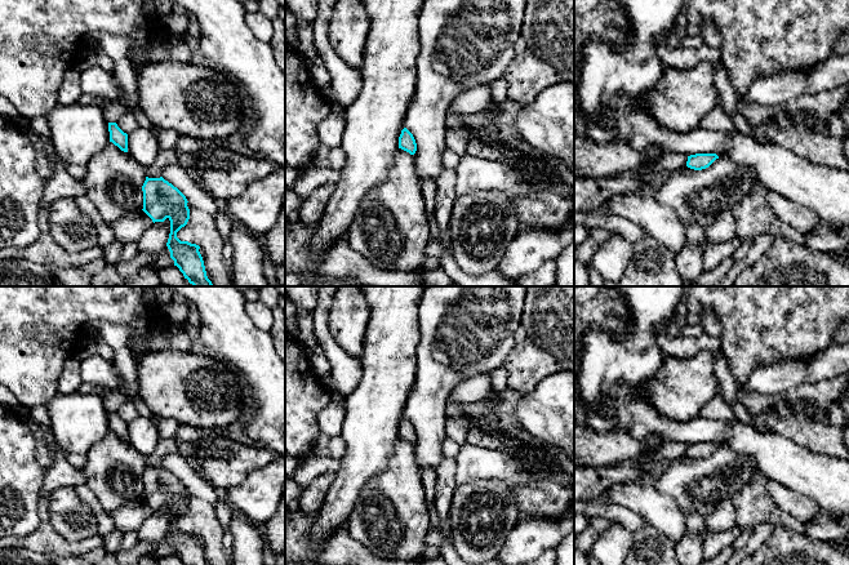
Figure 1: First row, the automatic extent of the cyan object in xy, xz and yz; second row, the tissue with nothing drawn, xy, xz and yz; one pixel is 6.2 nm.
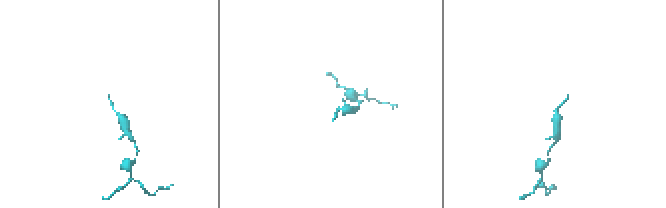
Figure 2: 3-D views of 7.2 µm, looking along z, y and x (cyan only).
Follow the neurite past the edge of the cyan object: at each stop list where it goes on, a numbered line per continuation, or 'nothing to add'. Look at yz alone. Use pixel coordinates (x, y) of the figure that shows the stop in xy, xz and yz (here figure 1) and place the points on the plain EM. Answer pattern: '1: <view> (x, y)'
nothing to add

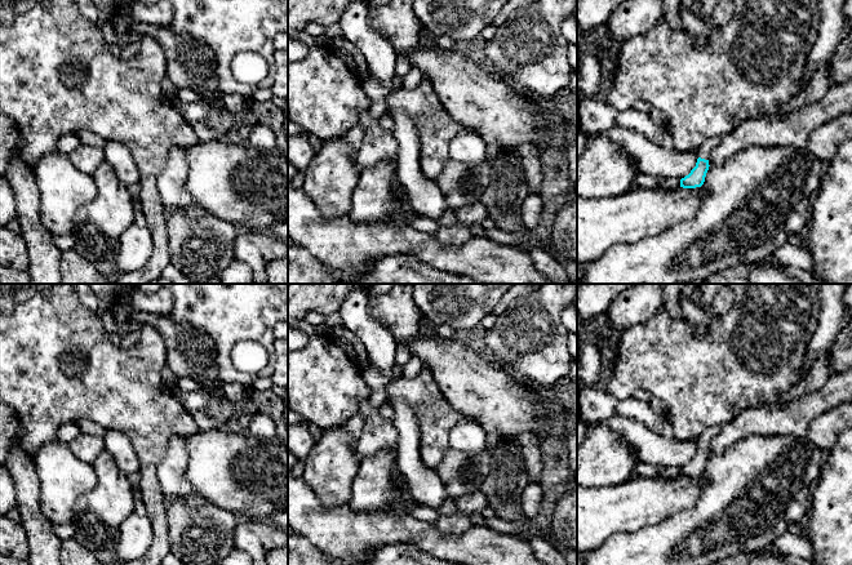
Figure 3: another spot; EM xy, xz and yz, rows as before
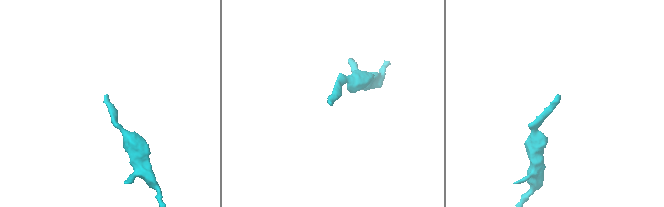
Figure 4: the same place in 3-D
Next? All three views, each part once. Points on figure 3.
1: yz (704, 440)

